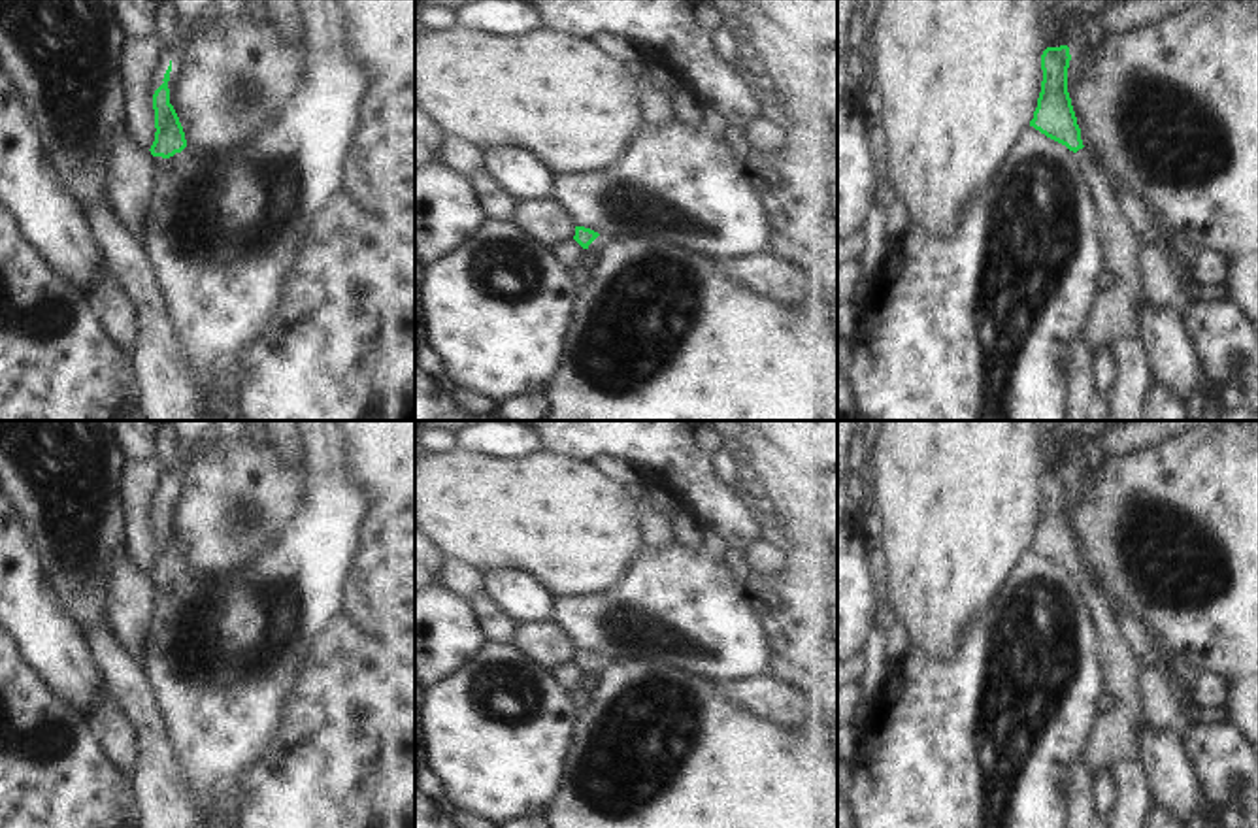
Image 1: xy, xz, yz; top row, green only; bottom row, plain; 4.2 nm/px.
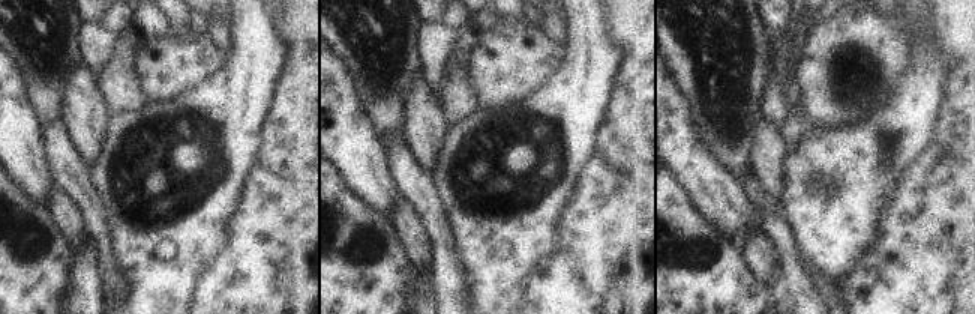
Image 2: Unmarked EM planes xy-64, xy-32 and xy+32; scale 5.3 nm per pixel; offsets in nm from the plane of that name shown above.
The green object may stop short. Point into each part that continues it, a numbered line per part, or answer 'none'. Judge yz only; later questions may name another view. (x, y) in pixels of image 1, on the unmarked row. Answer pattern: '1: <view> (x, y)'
1: yz (1115, 734)

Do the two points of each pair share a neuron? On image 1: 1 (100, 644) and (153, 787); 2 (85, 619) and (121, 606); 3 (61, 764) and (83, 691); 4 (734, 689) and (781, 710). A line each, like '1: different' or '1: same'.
1: same
2: different
3: different
4: same

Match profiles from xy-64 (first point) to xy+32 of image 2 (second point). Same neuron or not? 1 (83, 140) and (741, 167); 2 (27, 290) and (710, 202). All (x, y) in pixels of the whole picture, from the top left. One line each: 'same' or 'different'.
1: different
2: different

